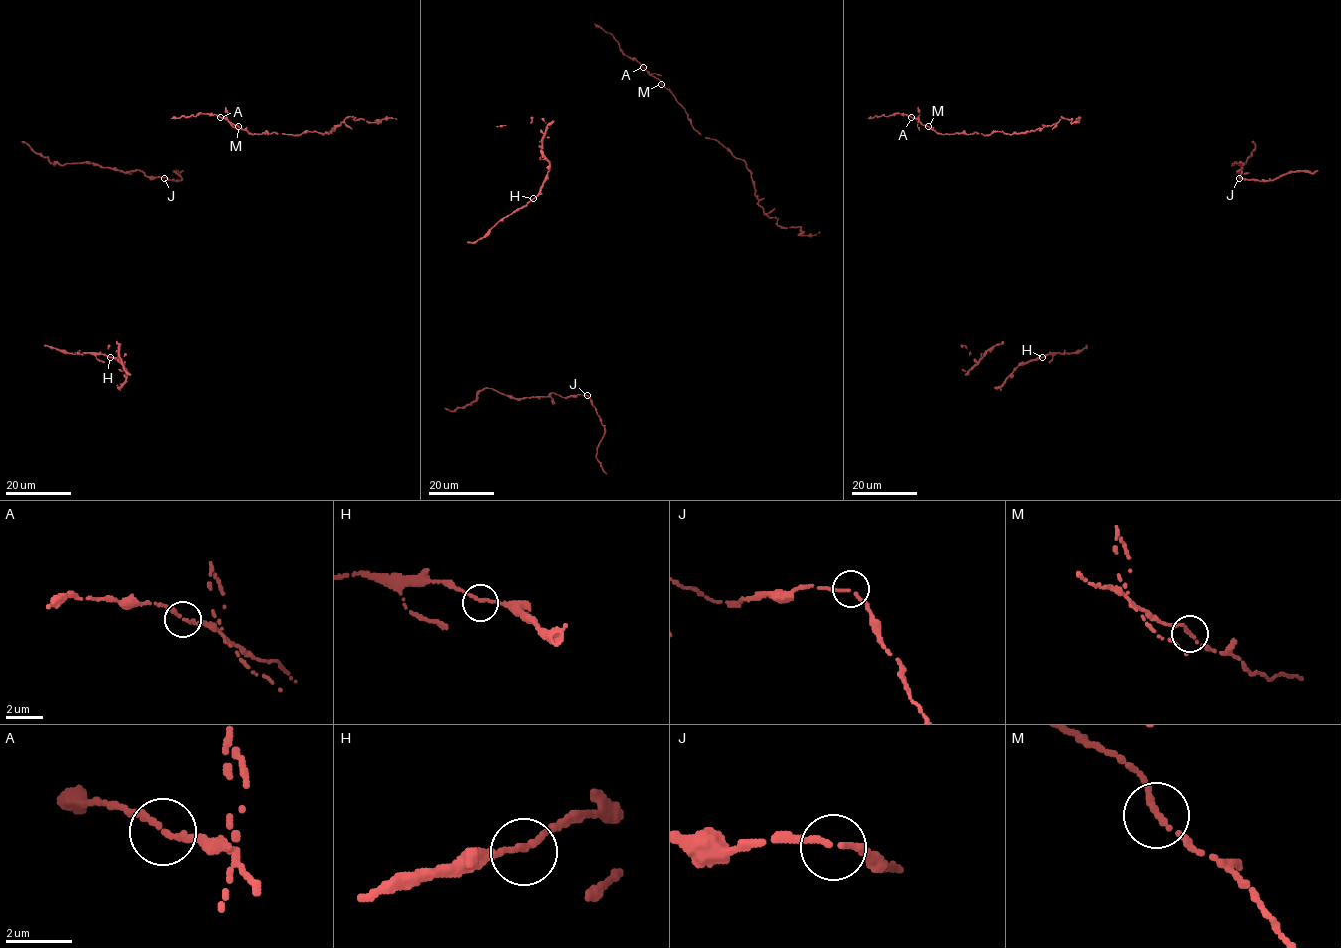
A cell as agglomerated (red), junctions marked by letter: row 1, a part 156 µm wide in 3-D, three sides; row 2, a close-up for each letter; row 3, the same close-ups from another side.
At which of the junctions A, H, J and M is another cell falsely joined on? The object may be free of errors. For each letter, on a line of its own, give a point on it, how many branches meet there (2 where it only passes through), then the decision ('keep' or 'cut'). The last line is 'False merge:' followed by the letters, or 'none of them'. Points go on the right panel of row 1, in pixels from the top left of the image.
A: (911, 117) | 2 | keep
H: (1042, 357) | 2 | keep
J: (1239, 178) | 2 | keep
M: (928, 126) | 2 | keep
False merge: none of them

